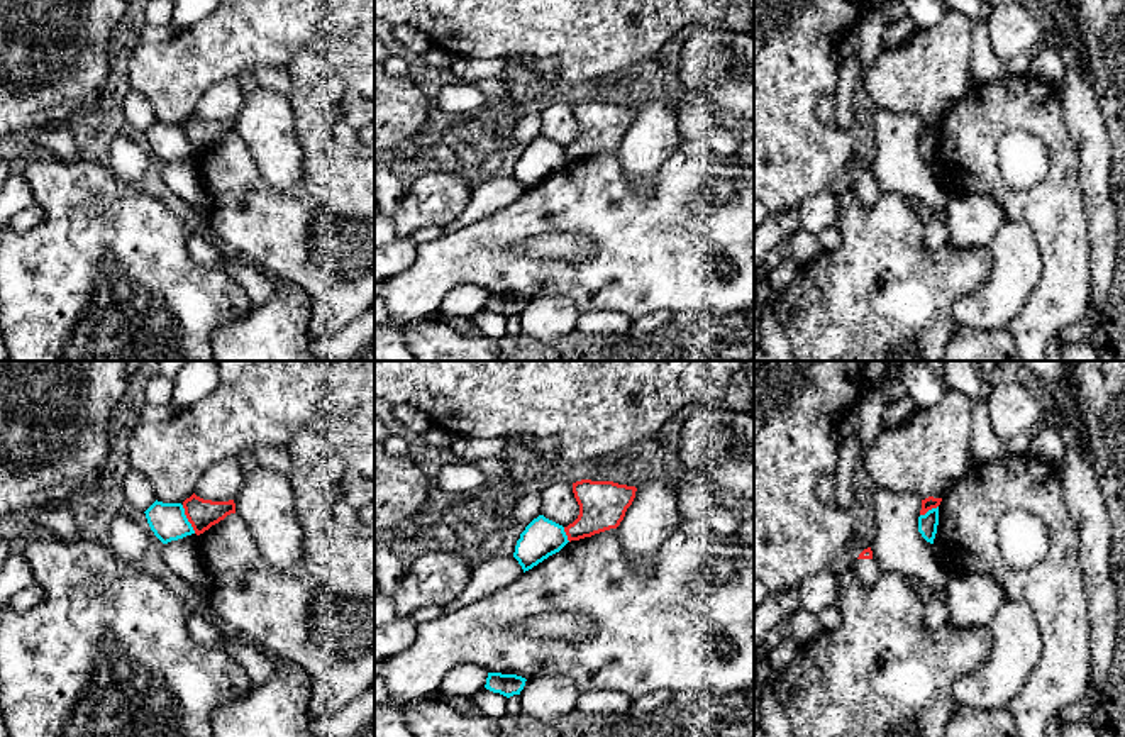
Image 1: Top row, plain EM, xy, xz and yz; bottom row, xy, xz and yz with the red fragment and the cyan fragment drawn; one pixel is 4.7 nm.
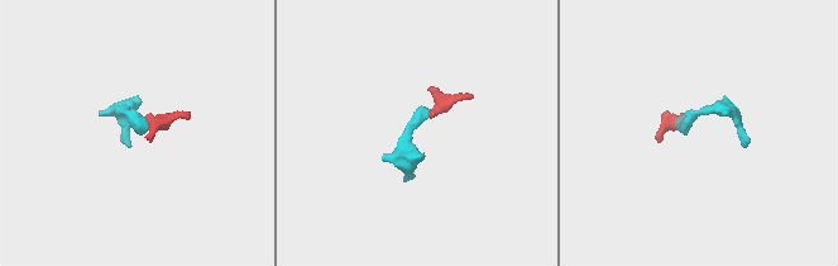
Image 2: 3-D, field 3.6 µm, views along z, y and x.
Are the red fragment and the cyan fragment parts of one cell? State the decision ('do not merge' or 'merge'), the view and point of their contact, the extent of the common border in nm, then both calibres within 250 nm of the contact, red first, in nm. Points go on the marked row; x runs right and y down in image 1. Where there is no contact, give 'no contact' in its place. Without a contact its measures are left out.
do not merge | xy (187, 517) | 150 nm | 140/170 nm

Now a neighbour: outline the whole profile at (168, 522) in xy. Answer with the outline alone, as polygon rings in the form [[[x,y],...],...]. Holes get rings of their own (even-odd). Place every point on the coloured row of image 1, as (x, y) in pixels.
[[[156,500],[144,513],[151,530],[163,544],[195,534],[181,503]]]

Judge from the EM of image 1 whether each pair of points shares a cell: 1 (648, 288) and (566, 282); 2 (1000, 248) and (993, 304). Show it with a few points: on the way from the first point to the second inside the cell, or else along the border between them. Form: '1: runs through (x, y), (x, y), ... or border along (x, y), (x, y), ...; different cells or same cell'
1: runs through (627, 287), (587, 283); same cell
2: runs through (1000, 261), (1000, 290); same cell

